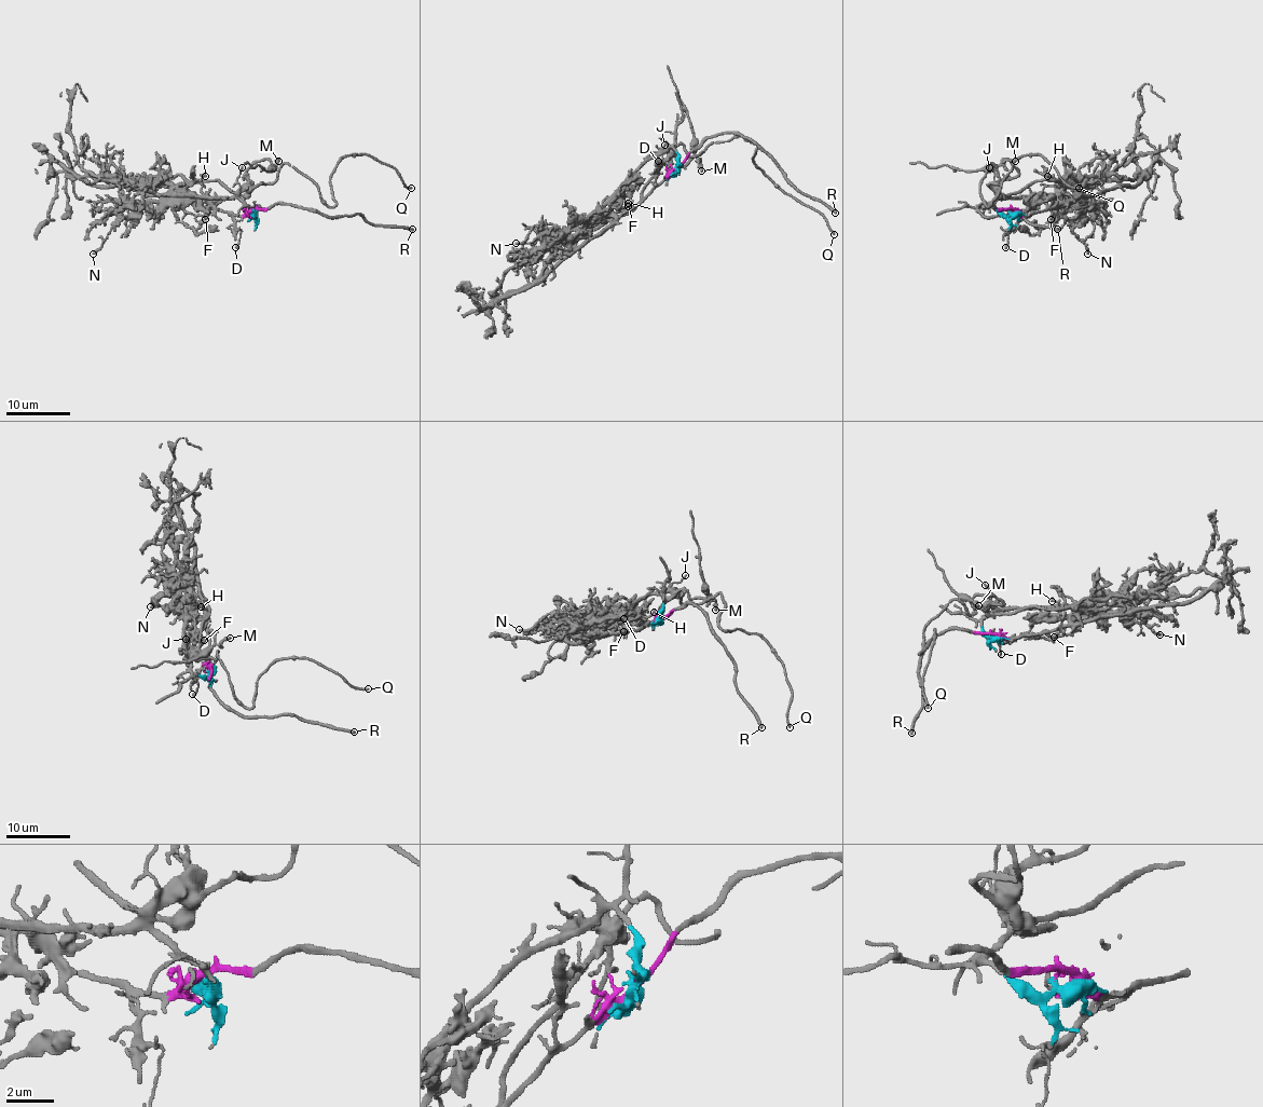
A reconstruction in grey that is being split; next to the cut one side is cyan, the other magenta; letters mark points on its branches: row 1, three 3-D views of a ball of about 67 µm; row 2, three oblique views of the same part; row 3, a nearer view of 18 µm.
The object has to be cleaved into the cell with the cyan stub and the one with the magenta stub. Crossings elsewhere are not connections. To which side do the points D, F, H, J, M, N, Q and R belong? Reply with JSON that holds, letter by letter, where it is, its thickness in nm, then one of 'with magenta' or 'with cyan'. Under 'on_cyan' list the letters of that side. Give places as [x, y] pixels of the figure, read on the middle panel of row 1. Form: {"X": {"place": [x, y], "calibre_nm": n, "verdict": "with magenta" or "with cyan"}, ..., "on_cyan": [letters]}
{"D": {"place": [658, 161], "calibre_nm": 110, "verdict": "with magenta"}, "F": {"place": [628, 206], "calibre_nm": 140, "verdict": "with magenta"}, "H": {"place": [628, 203], "calibre_nm": 150, "verdict": "with magenta"}, "J": {"place": [664, 145], "calibre_nm": 110, "verdict": "with cyan"}, "M": {"place": [701, 171], "calibre_nm": 240, "verdict": "with cyan"}, "N": {"place": [516, 243], "calibre_nm": 130, "verdict": "with magenta"}, "Q": {"place": [834, 234], "calibre_nm": 150, "verdict": "with cyan"}, "R": {"place": [835, 213], "calibre_nm": 240, "verdict": "with magenta"}, "on_cyan": ["J", "M", "Q"]}

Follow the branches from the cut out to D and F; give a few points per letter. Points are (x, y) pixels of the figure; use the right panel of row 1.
D: (1010, 210), (1029, 217), (1006, 231), (1007, 244), (1004, 247)
F: (1010, 210), (1030, 215), (1059, 204), (1056, 202), (1049, 218)

